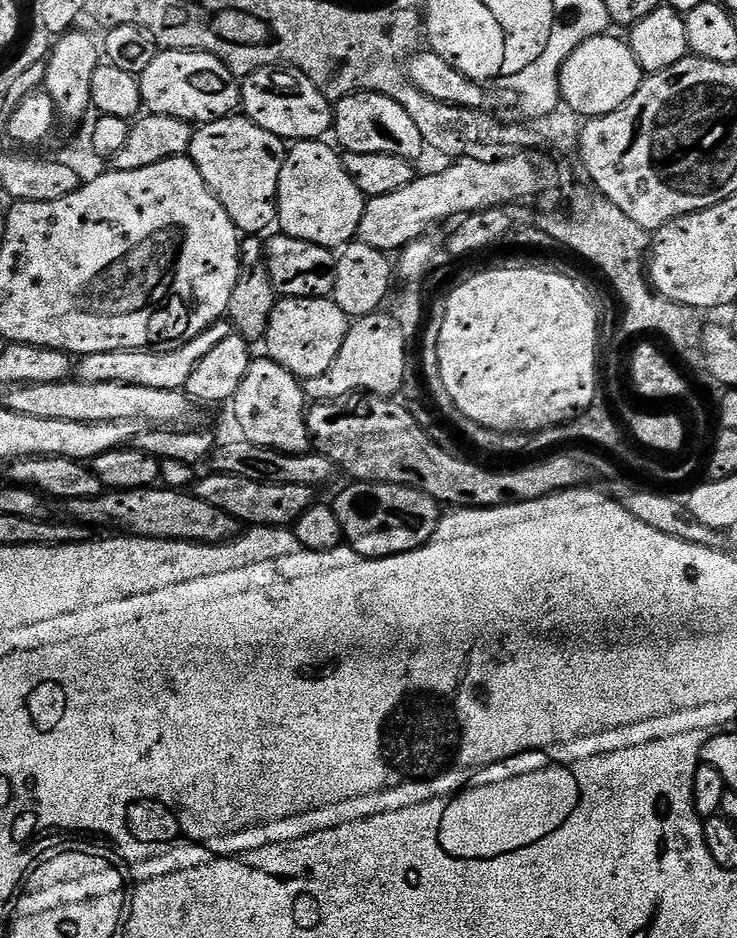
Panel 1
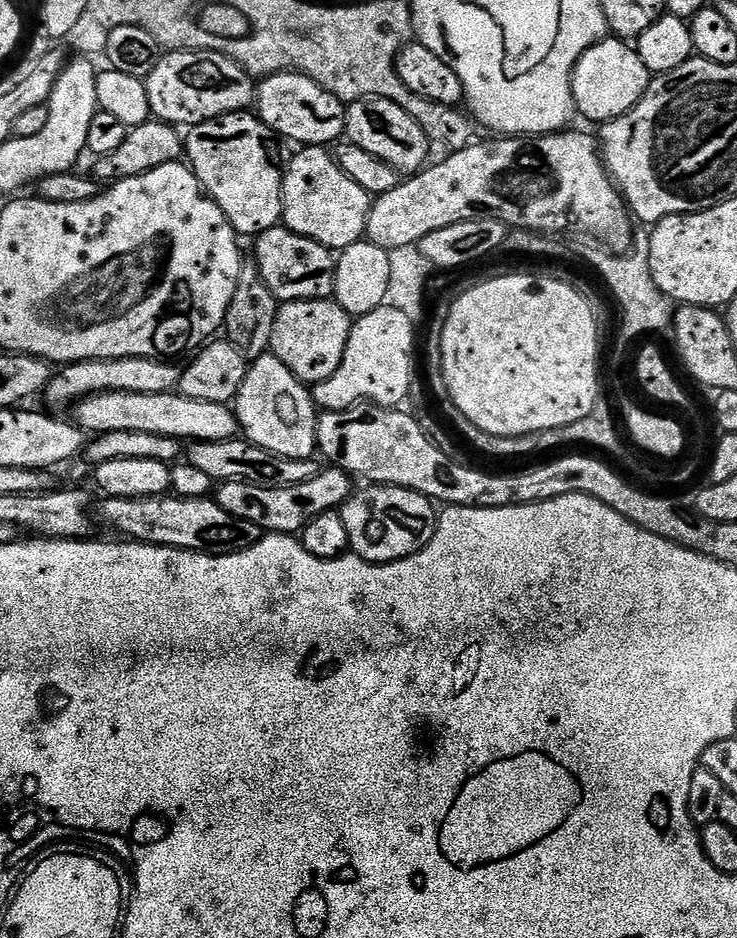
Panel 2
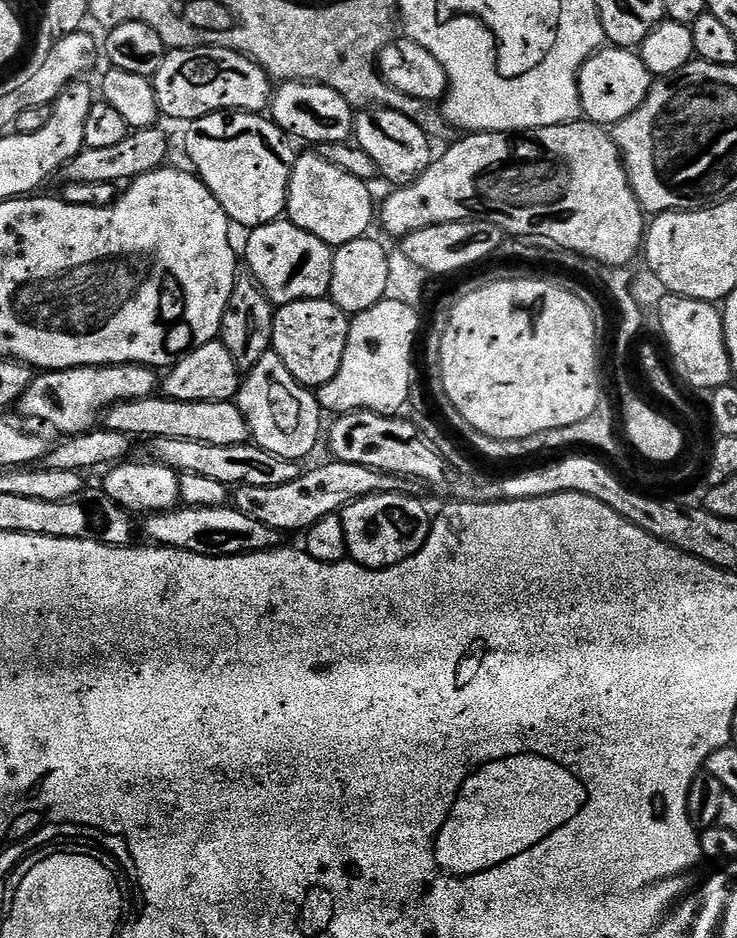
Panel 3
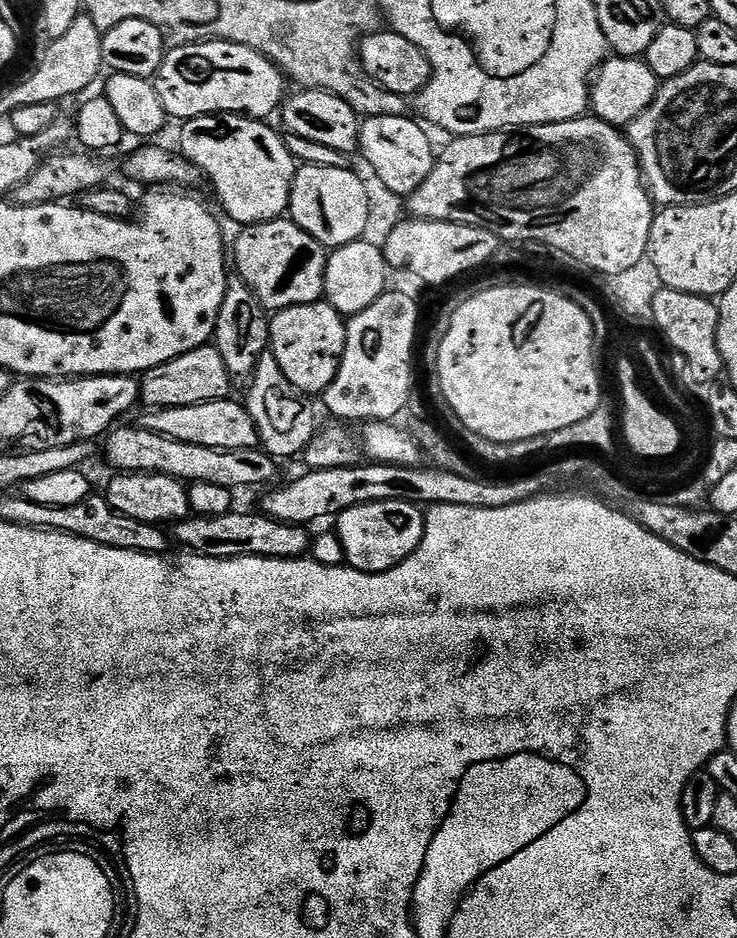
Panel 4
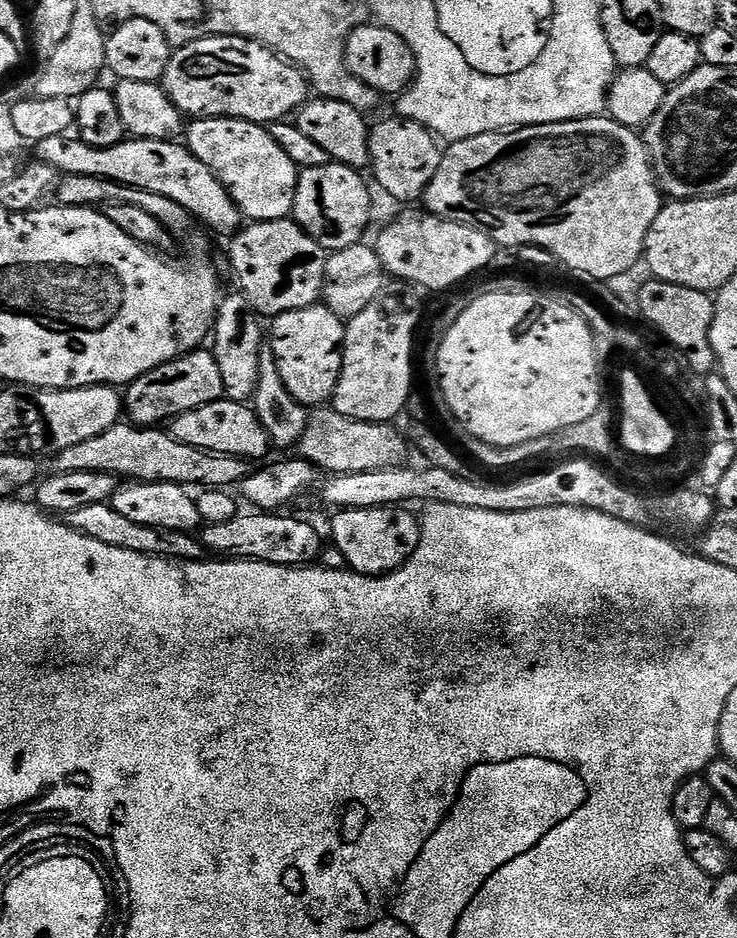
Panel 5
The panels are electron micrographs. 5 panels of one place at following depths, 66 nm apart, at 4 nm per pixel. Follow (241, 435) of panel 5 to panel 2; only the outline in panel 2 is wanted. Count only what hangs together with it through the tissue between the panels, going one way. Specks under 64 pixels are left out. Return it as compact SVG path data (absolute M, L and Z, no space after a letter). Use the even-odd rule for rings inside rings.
M175 391L162 394L99 392L97 396L77 400L71 412L76 427L88 434L138 430L142 434L172 436L181 442L222 442L233 439L238 432L236 413L229 405L186 398Z

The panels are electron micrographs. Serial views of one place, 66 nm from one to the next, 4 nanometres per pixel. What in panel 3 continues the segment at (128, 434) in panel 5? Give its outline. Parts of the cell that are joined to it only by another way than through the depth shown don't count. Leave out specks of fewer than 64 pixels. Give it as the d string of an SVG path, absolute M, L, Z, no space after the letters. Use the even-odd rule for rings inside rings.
M182 438L173 440L157 439L152 448L151 459L175 472L202 474L217 482L236 488L246 486L286 486L286 482L294 482L302 471L301 465L295 460L287 460L276 454L268 453L256 443L239 444L238 446L210 446L202 442L190 442Z

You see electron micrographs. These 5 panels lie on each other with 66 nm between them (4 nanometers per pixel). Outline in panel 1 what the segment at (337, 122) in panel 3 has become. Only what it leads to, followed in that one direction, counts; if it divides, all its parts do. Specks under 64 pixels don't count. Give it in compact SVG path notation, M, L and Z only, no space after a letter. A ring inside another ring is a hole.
M276 66L251 72L243 77L240 85L240 102L243 115L253 124L262 126L262 130L270 130L270 134L285 142L318 140L327 137L327 132L329 135L334 128L333 105L297 68Z

